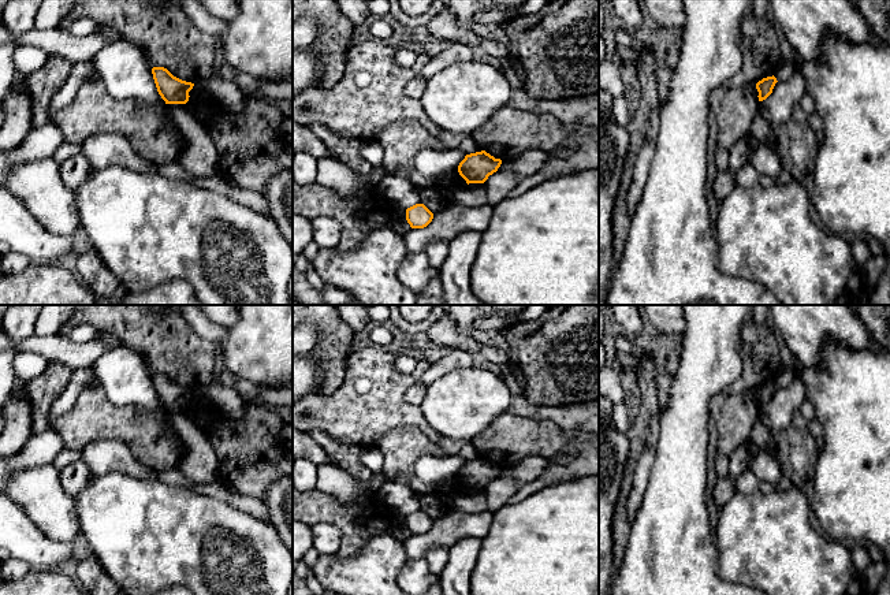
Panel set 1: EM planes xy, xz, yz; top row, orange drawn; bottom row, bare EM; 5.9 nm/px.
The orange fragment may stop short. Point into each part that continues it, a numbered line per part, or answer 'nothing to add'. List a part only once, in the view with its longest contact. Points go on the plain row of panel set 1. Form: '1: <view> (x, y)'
nothing to add

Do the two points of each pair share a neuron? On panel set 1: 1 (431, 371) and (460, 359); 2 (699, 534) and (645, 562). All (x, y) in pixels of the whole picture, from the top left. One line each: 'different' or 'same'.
1: same
2: same

